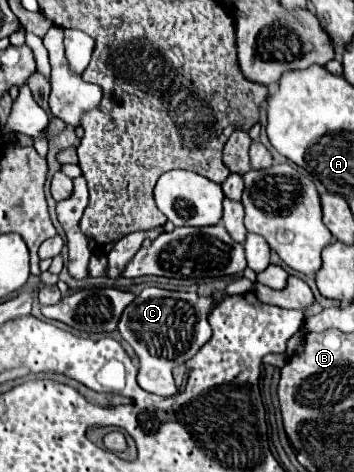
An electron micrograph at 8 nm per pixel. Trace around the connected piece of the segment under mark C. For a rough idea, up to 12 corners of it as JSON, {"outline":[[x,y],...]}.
{"outline":[[148,286],[118,330],[138,384],[178,394],[172,368],[212,338],[216,300]]}

